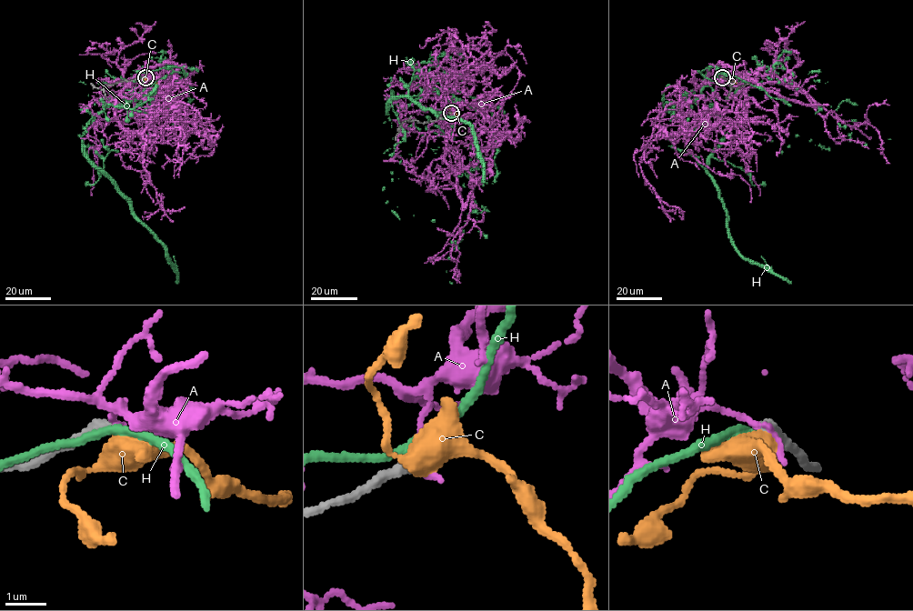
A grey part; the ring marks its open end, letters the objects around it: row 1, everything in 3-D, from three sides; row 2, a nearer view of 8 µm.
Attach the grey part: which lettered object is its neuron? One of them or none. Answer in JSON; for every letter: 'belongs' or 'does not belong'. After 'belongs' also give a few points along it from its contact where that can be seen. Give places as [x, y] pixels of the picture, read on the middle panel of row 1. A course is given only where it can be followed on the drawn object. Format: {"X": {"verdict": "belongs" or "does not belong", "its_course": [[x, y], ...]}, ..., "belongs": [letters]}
{"A": {"verdict": "does not belong"}, "C": {"verdict": "belongs", "its_course": [[451, 113], [456, 115], [464, 127]]}, "H": {"verdict": "does not belong"}, "belongs": ["C"]}

